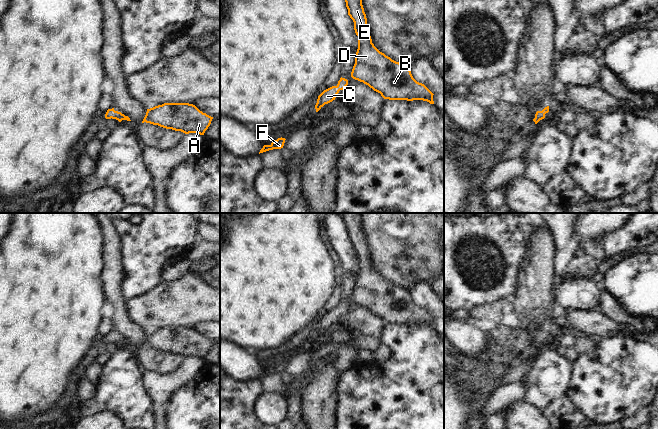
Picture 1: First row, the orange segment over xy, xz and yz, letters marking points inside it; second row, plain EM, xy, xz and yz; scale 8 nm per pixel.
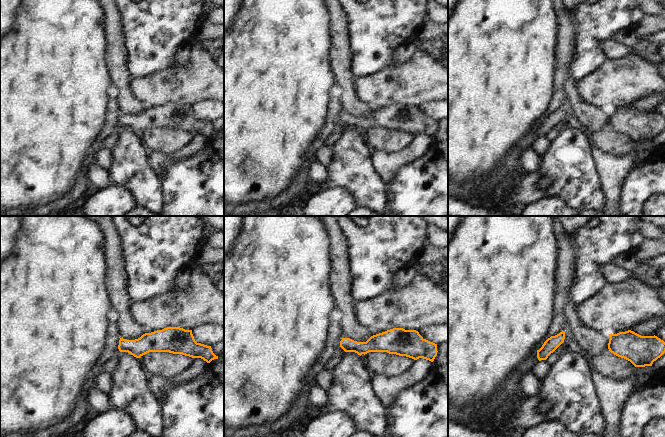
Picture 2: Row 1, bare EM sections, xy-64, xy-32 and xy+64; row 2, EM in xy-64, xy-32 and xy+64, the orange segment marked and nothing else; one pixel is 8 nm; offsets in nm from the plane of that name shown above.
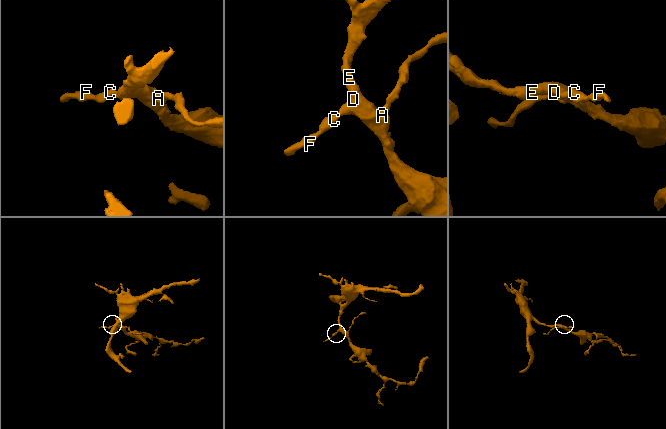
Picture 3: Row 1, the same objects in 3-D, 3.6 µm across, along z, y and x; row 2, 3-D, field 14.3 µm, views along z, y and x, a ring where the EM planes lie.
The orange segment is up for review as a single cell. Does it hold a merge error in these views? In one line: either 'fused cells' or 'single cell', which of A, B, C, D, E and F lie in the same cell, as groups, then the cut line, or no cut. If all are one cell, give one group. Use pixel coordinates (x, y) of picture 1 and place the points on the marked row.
single cell; groups A B C D E F; cut none

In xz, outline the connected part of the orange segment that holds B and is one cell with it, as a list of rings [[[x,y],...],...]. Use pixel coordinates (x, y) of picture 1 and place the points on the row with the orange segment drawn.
[[[362,0],[345,2],[358,36],[358,49],[351,77],[368,85],[384,99],[423,100],[434,104],[434,94],[413,78],[409,67],[392,60],[374,46]]]

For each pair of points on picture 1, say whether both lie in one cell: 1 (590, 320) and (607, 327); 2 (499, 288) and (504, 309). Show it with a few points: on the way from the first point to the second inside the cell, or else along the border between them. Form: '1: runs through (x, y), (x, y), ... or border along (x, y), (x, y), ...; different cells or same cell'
1: runs through (594, 322), (603, 326); same cell
2: border along (504, 298), (480, 306); different cells

